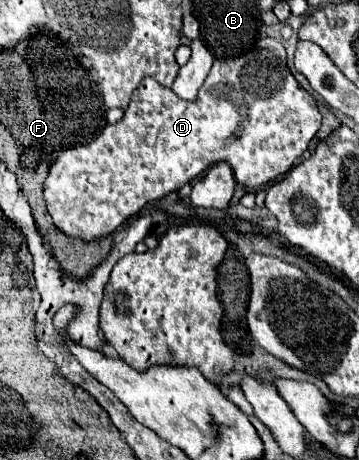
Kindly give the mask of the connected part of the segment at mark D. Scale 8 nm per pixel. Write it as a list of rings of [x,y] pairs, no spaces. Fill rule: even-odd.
[[[265,36],[257,42],[255,50],[239,58],[215,60],[195,100],[183,100],[173,94],[173,90],[159,86],[153,78],[143,78],[133,90],[129,106],[117,124],[105,126],[105,130],[93,142],[61,152],[61,156],[49,168],[49,176],[43,186],[47,212],[51,214],[57,230],[61,230],[65,236],[91,242],[111,234],[145,204],[179,190],[215,162],[227,162],[237,184],[257,190],[291,170],[295,160],[307,150],[319,126],[321,114],[317,110],[317,102],[289,72],[283,44]]]

